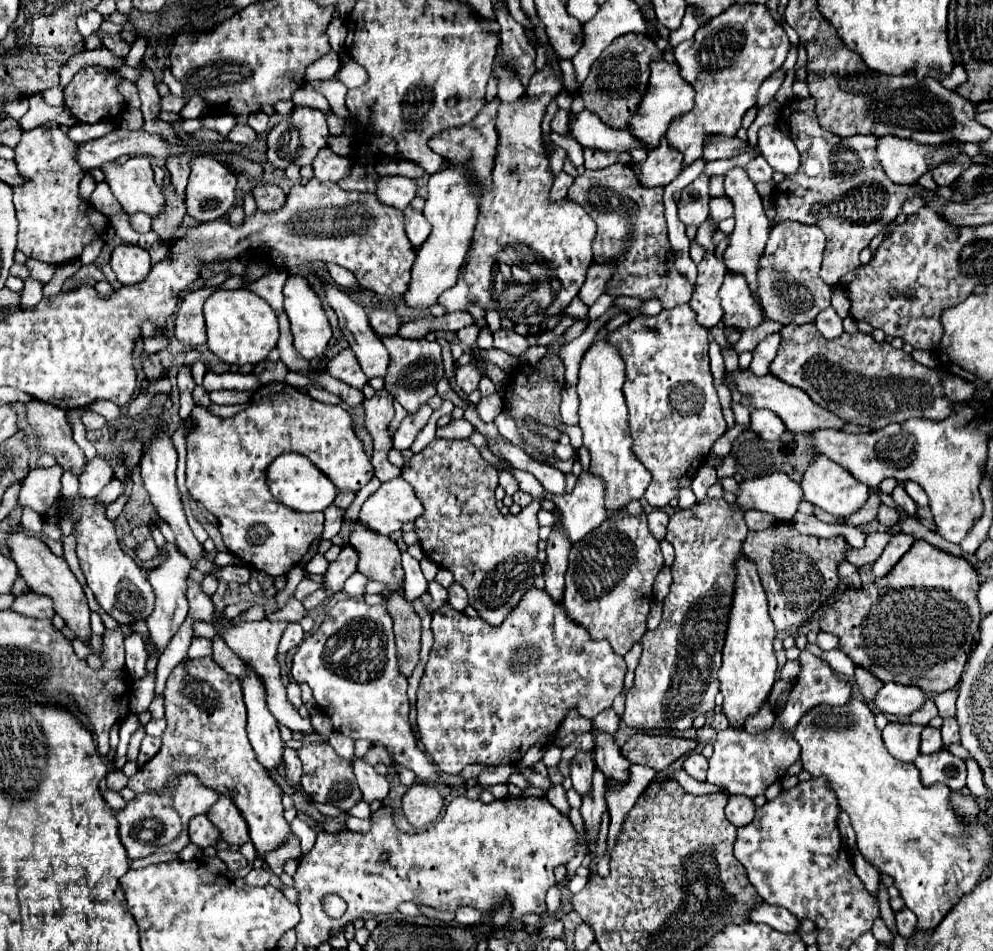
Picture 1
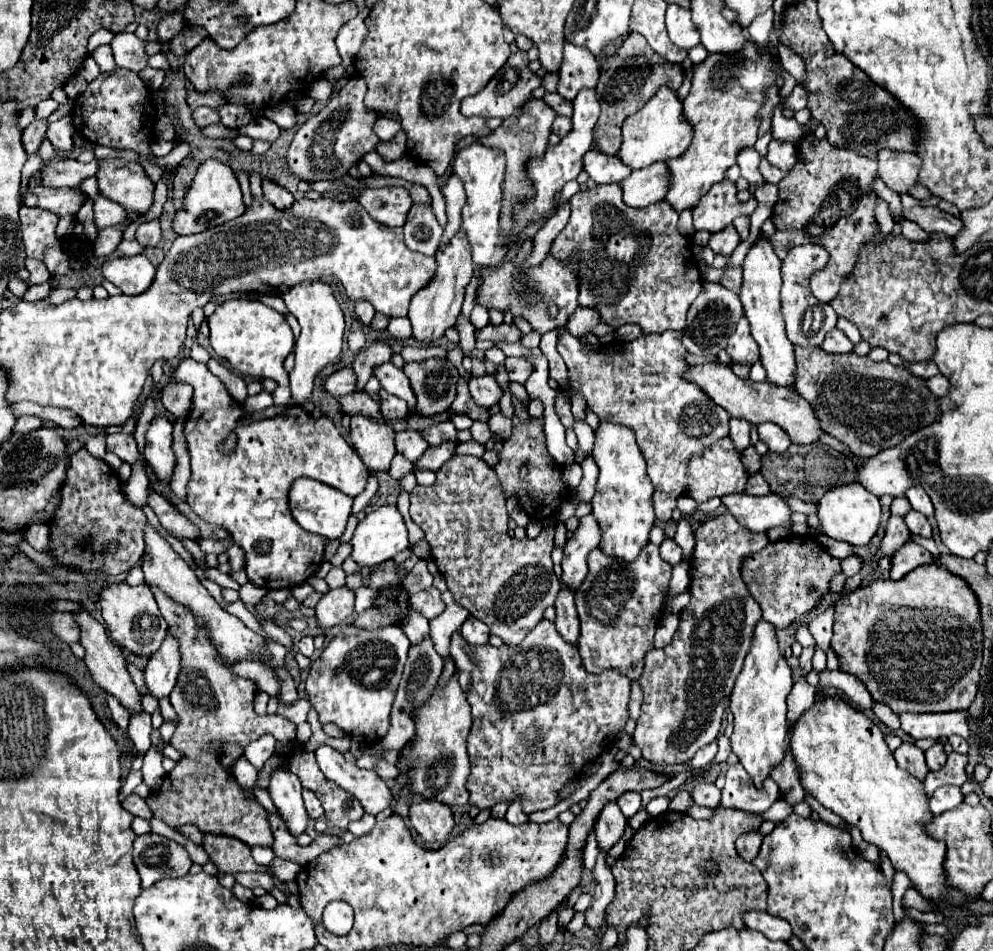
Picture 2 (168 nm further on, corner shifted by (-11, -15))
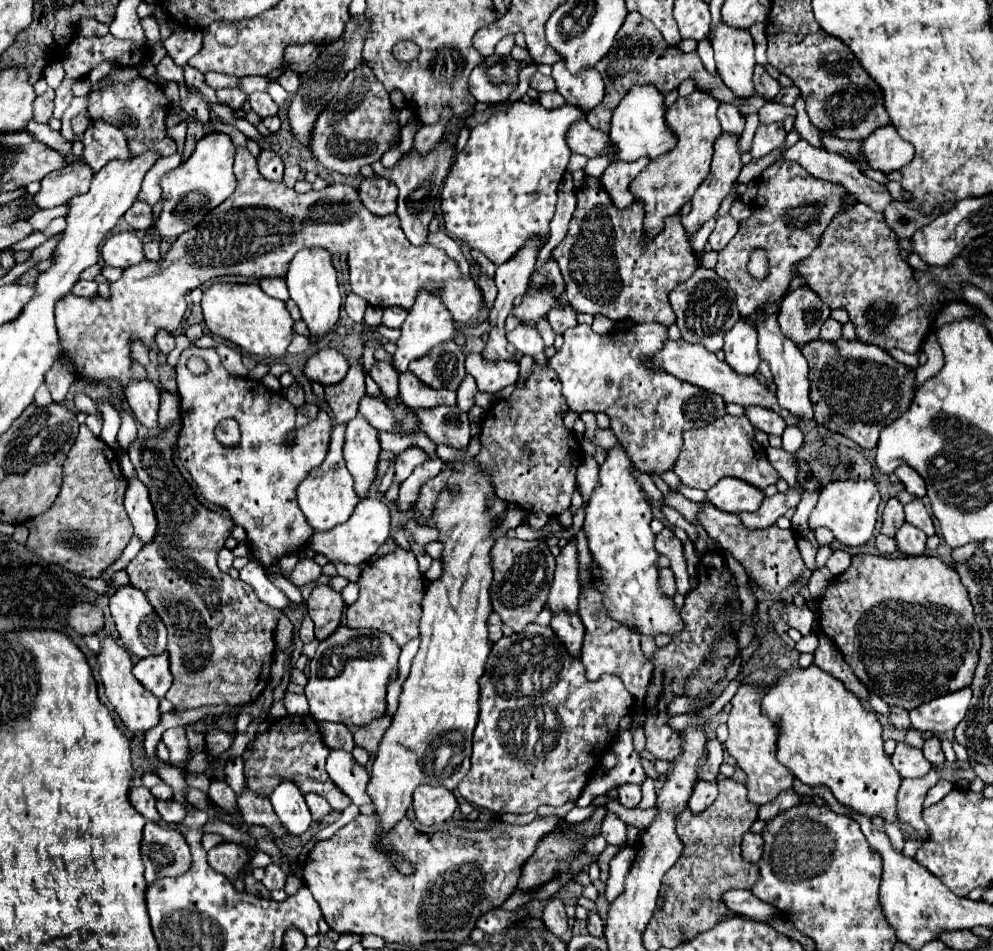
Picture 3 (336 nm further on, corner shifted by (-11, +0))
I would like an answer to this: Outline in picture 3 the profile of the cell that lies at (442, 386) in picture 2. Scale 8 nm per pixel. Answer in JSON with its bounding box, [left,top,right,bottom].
[410,340,466,390]

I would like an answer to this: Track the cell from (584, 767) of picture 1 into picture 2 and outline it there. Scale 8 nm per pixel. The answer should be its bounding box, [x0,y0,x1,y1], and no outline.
[594,803,626,853]

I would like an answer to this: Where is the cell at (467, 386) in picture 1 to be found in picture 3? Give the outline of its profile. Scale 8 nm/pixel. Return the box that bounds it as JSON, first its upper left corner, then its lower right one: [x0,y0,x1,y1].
[466,354,518,392]

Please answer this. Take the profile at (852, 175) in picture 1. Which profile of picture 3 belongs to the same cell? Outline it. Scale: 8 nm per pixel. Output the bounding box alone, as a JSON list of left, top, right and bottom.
[716,160,850,316]

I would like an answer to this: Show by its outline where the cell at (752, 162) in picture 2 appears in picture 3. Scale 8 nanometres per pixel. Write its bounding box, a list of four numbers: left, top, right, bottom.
[718,104,746,138]

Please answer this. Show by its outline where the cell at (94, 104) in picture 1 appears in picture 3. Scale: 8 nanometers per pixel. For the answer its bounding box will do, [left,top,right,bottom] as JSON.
[88,78,176,156]

